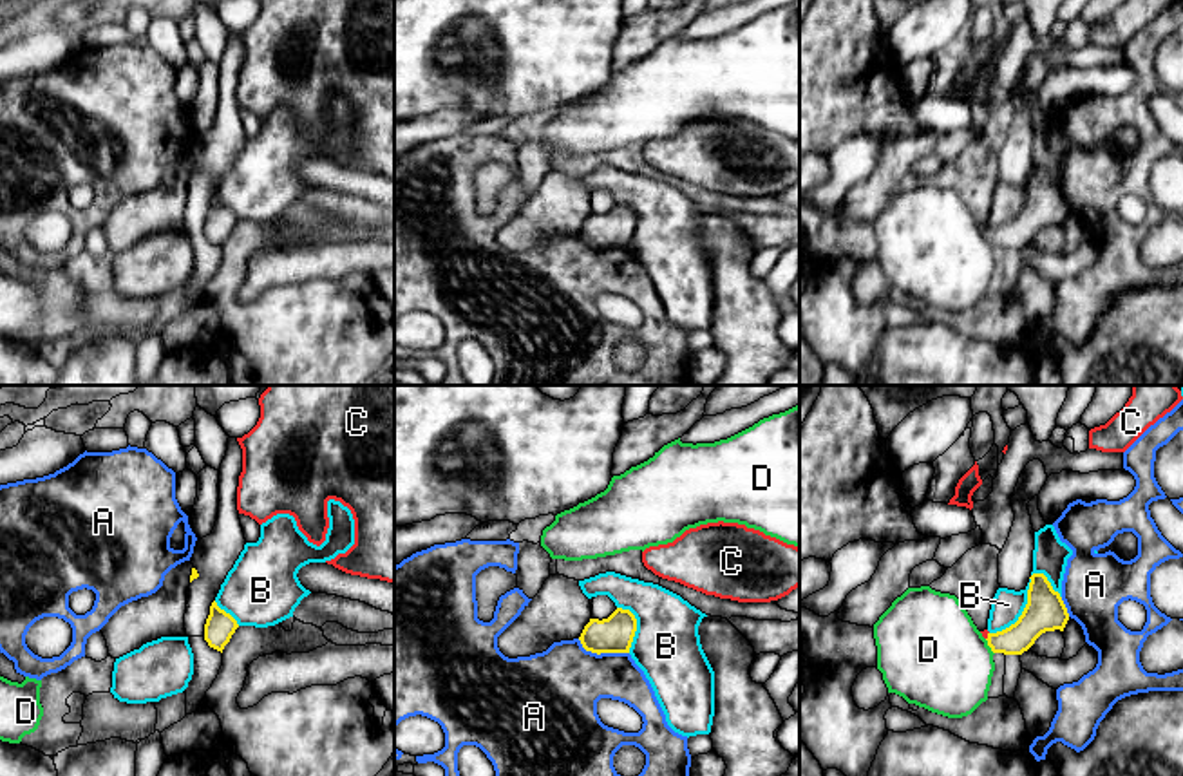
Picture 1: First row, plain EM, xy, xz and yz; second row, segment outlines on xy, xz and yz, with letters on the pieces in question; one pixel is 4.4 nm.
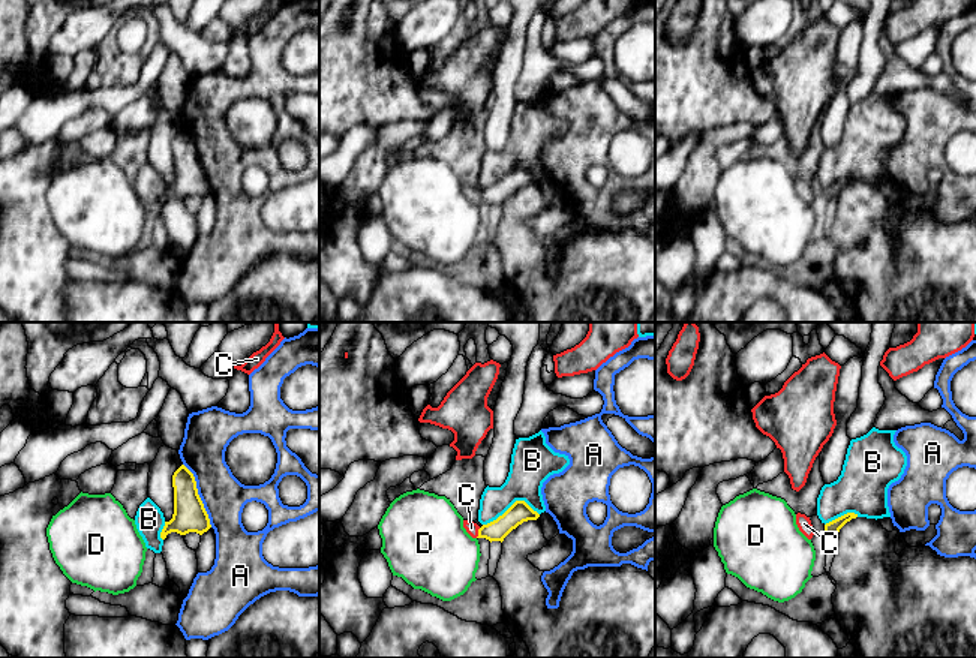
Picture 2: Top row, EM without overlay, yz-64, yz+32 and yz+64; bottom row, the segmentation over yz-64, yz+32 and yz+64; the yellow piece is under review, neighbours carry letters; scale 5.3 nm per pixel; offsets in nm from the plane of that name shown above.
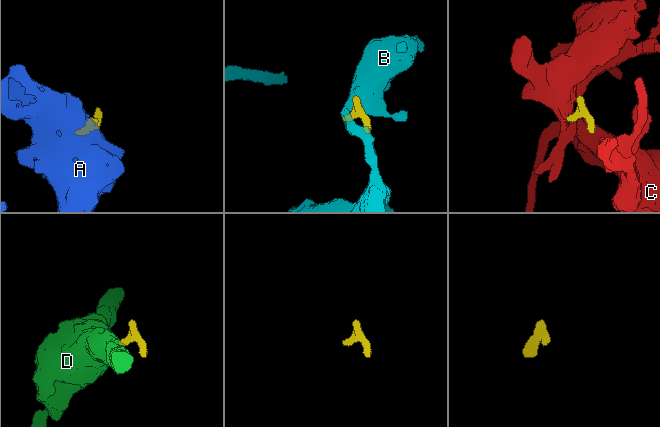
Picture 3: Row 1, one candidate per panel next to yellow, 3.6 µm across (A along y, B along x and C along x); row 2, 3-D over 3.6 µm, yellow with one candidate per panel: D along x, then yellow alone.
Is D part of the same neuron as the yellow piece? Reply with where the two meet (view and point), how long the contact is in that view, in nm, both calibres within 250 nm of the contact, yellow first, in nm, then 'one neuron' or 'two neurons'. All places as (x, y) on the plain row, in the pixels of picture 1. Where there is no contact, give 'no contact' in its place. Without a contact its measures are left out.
contact yz (988, 239); length 80 nm; calibres 140 and 460 nm; two neurons

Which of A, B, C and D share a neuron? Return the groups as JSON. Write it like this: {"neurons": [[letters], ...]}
{"neurons": [["A"], ["B"], ["C"], ["D"]]}

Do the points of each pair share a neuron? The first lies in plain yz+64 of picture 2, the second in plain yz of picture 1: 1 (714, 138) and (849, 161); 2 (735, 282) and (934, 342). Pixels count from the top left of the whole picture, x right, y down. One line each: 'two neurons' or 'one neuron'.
1: two neurons
2: one neuron

